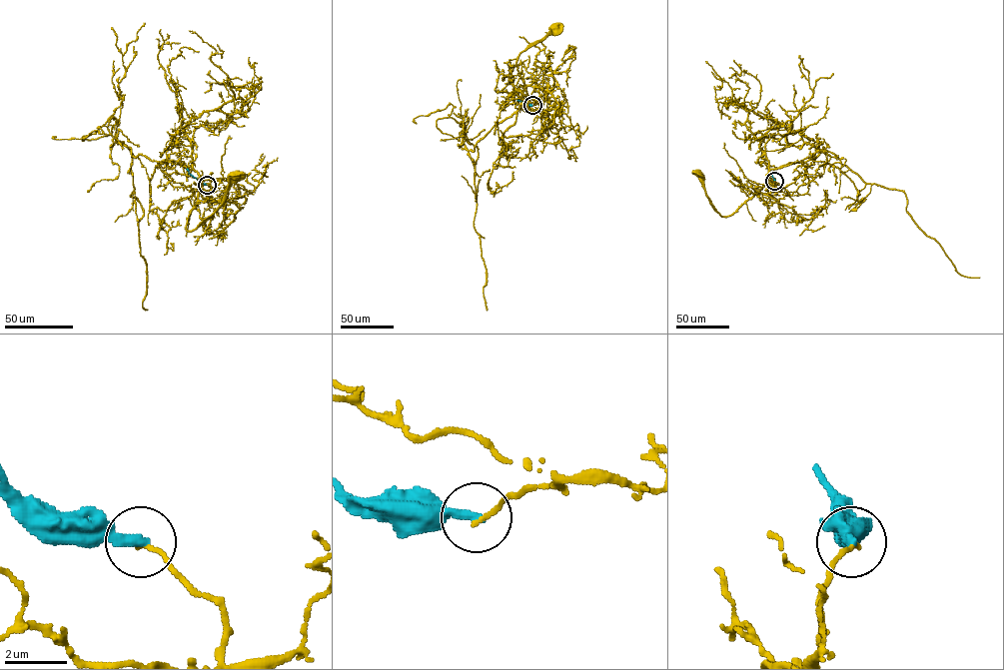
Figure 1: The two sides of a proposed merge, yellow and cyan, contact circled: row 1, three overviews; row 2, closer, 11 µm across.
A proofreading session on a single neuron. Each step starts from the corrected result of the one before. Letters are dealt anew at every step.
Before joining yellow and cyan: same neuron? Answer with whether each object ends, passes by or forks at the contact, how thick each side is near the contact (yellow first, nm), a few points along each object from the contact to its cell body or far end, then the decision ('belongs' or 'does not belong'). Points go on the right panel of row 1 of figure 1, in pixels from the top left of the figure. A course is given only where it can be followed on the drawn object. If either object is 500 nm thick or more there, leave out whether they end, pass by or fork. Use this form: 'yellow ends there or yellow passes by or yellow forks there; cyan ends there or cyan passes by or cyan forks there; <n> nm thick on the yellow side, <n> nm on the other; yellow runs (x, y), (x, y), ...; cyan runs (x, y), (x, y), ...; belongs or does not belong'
yellow ends there; cyan ends there; 150 nm thick on the yellow side, 320 nm on the other; yellow runs (774, 181), (773, 185), (767, 183), (731, 215), (721, 216), (710, 203), (703, 179), (698, 174); cyan runs (774, 181), (768, 169); does not belong

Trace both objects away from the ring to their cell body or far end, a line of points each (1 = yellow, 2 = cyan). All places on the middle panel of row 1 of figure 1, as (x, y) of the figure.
1: (532, 105), (535, 104), (527, 101), (517, 70), (517, 56), (556, 29)
2: (532, 105), (517, 99)

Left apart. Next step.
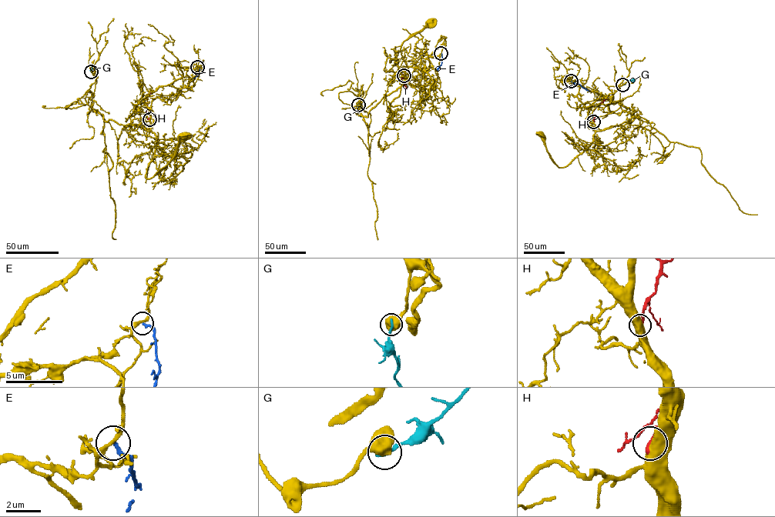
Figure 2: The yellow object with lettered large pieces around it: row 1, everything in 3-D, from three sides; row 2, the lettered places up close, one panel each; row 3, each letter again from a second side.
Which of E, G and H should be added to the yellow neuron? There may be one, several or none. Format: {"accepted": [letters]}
{"accepted": []}

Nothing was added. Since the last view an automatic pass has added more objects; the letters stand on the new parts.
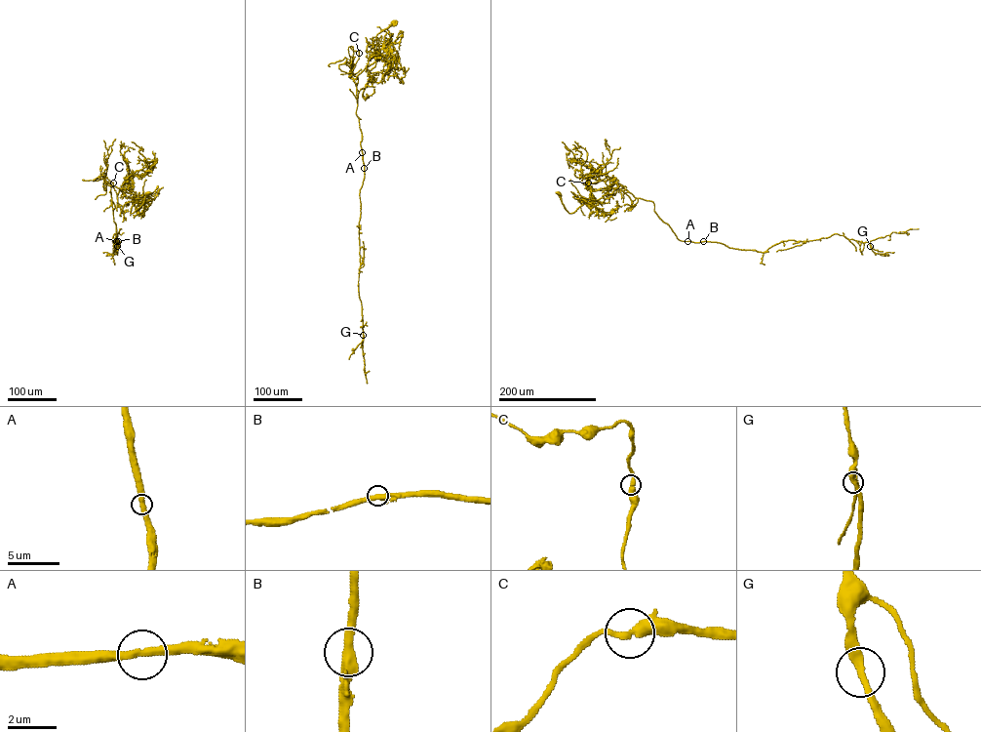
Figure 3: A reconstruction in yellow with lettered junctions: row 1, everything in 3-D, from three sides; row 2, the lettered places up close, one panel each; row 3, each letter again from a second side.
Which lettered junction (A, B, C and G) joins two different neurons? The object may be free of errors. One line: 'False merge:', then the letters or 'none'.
False merge: none

